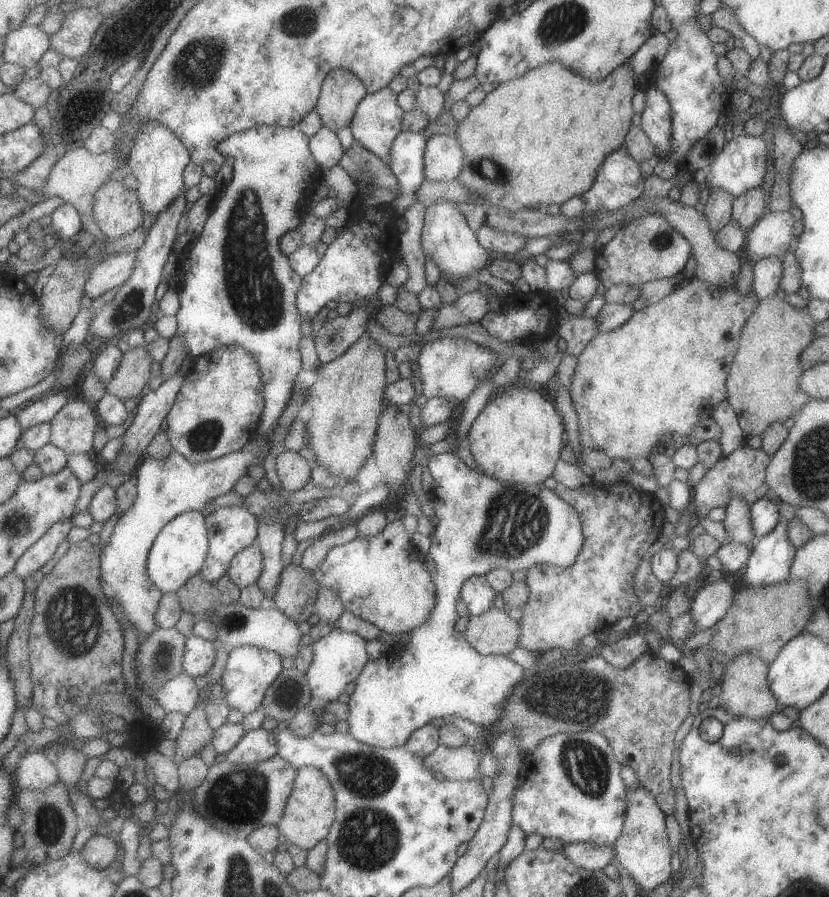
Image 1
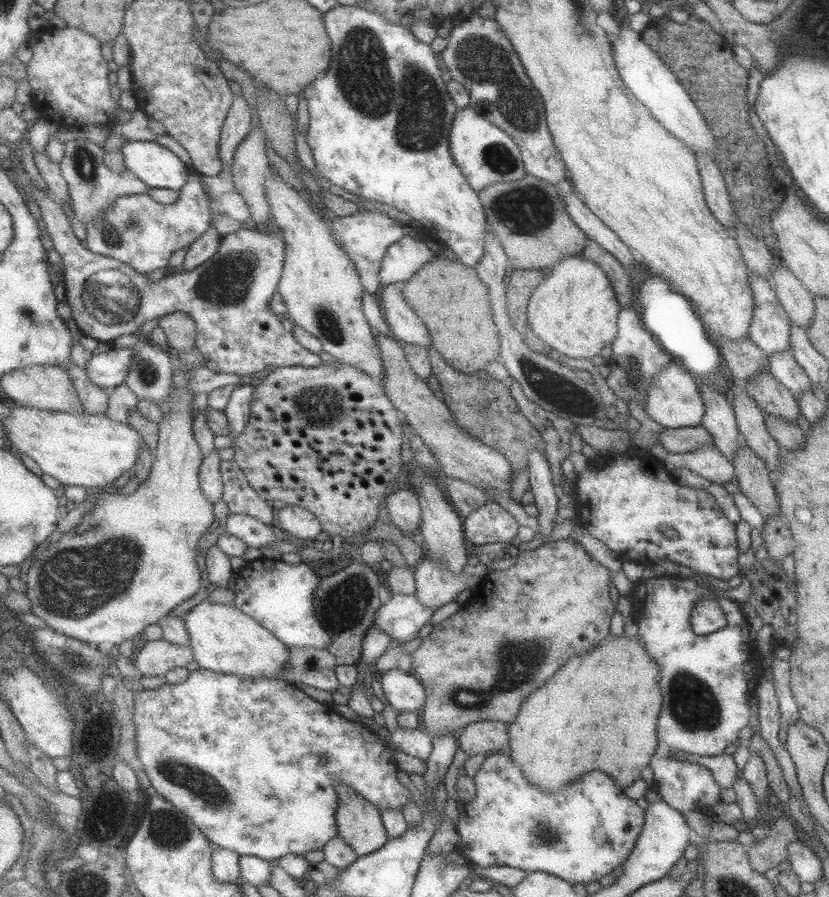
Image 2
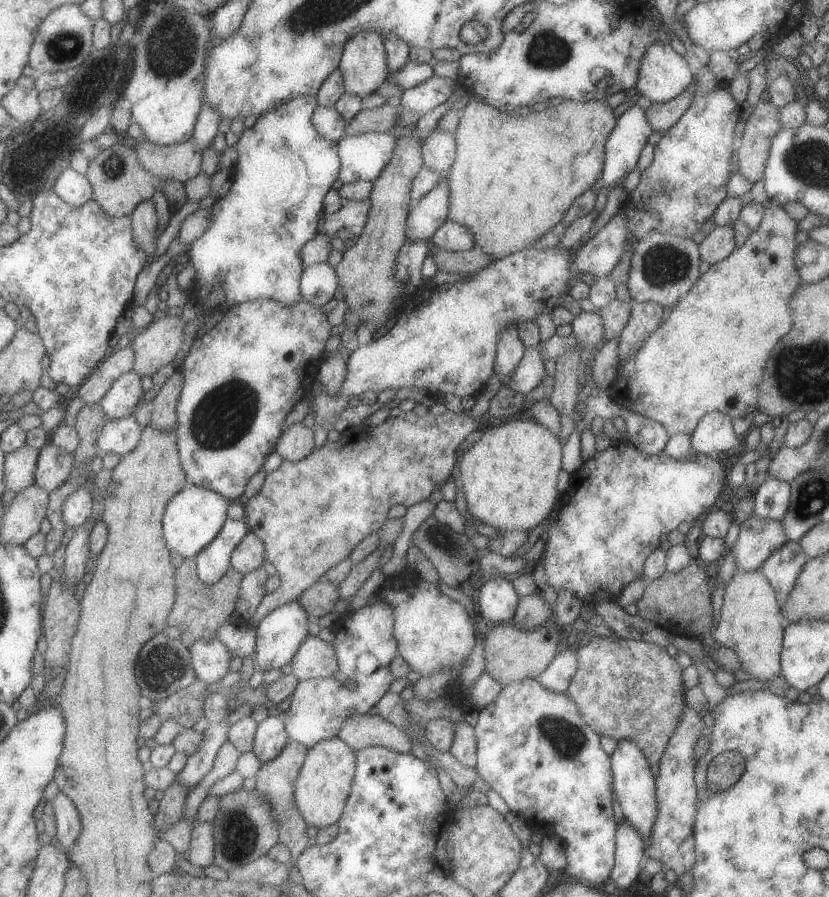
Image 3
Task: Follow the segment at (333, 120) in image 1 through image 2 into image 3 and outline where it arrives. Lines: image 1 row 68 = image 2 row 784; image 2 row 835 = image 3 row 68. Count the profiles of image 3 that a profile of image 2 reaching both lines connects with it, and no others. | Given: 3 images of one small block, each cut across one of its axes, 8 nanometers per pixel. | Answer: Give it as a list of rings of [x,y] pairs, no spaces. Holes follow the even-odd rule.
[[[373,30],[359,32],[345,44],[340,68],[347,93],[361,98],[373,94],[390,76],[383,36]]]

